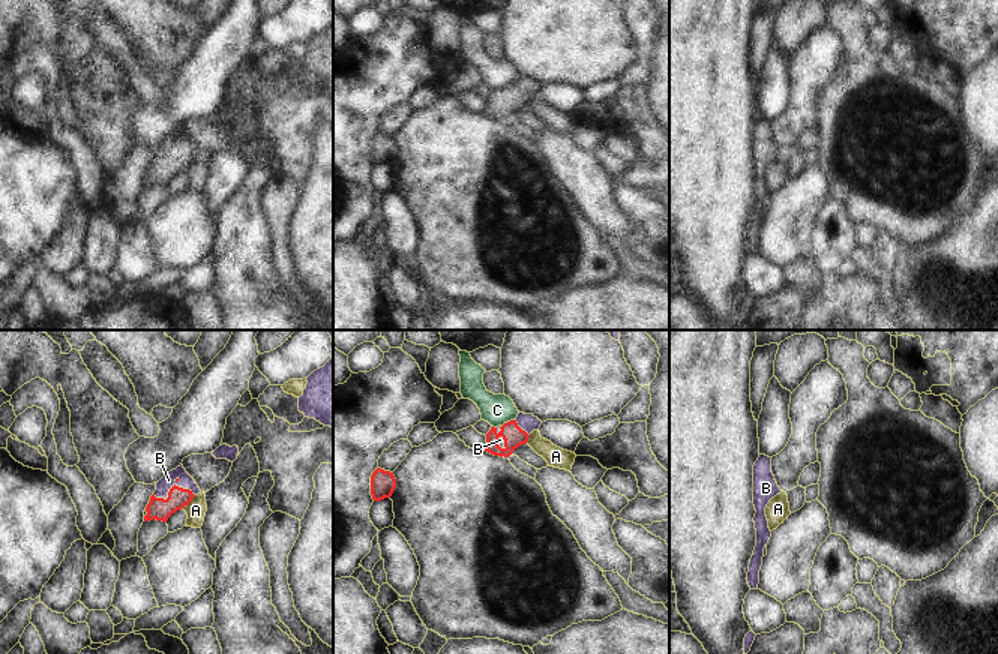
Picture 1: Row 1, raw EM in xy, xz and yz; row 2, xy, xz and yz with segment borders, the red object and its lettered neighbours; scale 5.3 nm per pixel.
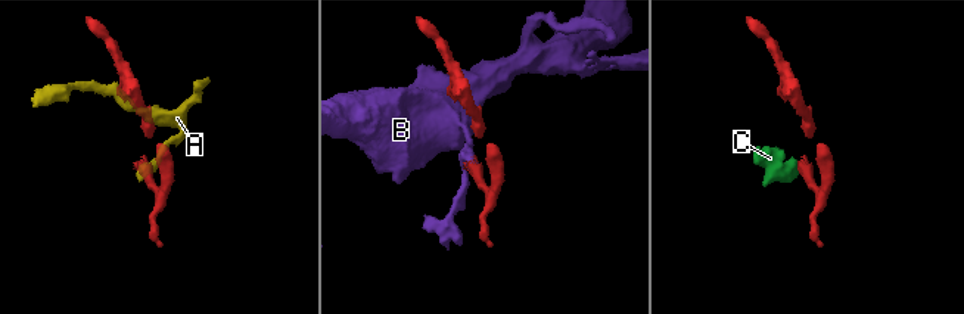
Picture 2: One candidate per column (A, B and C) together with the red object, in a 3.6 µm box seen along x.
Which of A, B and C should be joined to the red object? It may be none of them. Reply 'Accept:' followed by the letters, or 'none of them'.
Accept: B

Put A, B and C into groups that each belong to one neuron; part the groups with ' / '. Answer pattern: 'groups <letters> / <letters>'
groups A C / B

